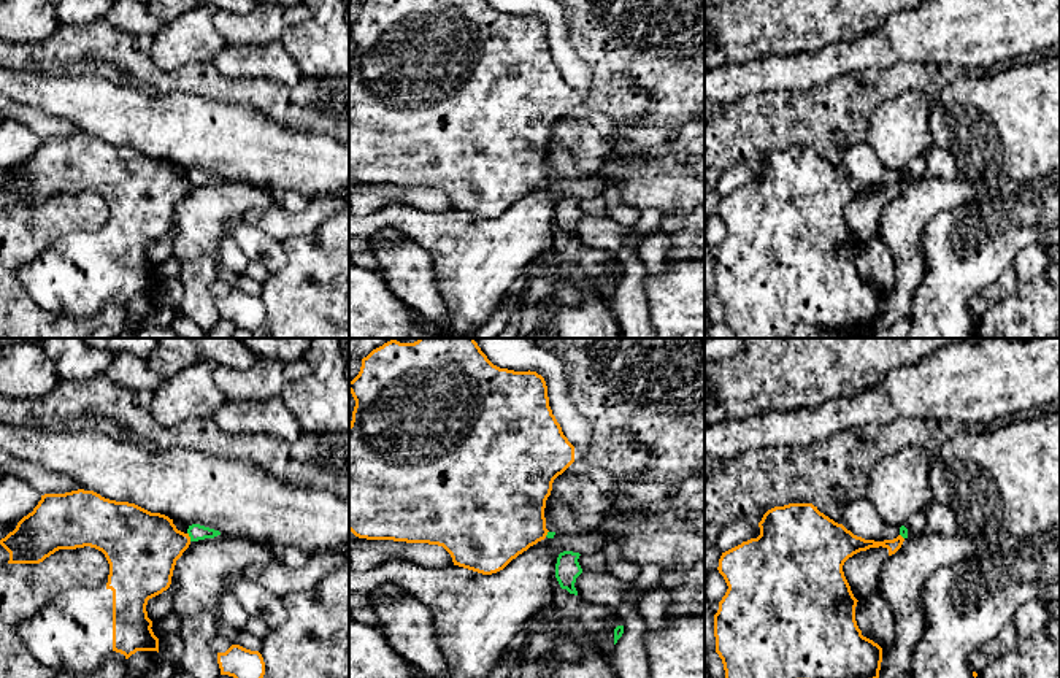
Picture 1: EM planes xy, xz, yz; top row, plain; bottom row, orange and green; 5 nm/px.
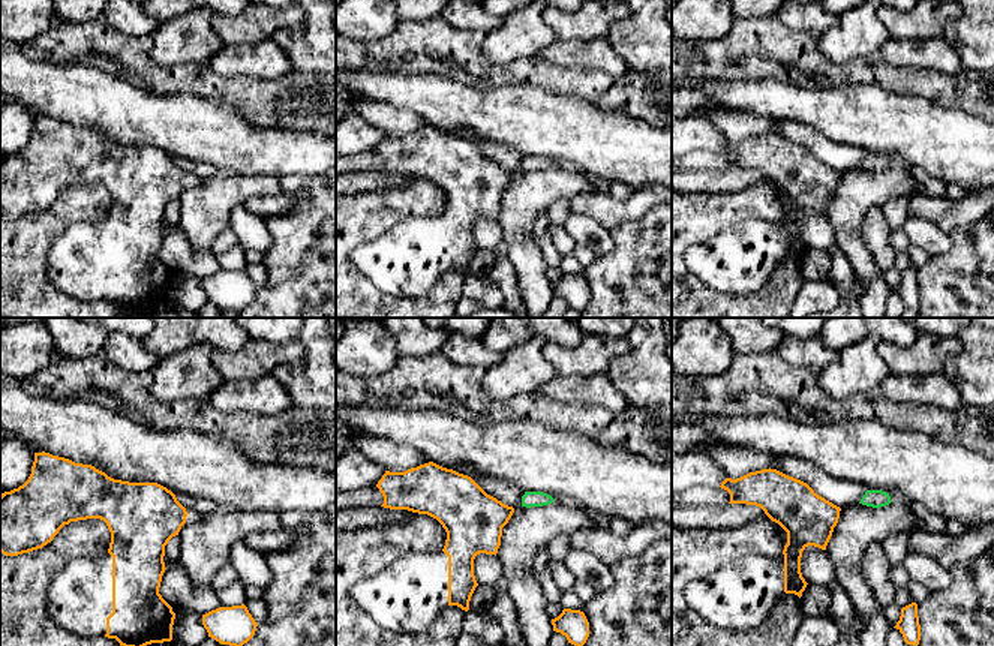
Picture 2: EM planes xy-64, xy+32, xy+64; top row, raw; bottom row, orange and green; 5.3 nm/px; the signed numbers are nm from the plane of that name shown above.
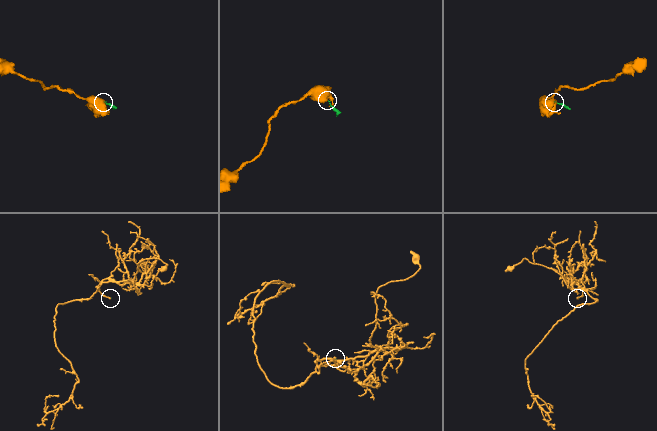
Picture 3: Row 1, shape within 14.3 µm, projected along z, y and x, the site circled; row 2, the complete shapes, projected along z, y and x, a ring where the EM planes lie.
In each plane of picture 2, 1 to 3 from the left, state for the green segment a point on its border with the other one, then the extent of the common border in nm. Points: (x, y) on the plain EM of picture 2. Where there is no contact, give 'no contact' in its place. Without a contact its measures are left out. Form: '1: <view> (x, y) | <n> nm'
1: no contact
2: no contact
3: no contact

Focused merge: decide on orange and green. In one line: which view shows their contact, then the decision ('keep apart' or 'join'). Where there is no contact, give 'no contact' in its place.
meets orange in xy; keep apart

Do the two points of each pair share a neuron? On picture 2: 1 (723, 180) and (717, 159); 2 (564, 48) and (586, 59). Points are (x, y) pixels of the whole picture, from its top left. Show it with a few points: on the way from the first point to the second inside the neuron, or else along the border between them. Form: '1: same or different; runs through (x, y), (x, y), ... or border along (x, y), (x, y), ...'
1: different; border along (727, 167), (687, 170)
2: same; runs through (570, 54), (580, 54)

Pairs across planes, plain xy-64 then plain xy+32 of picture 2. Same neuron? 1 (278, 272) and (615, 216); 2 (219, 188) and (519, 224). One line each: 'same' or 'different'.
1: different
2: same

